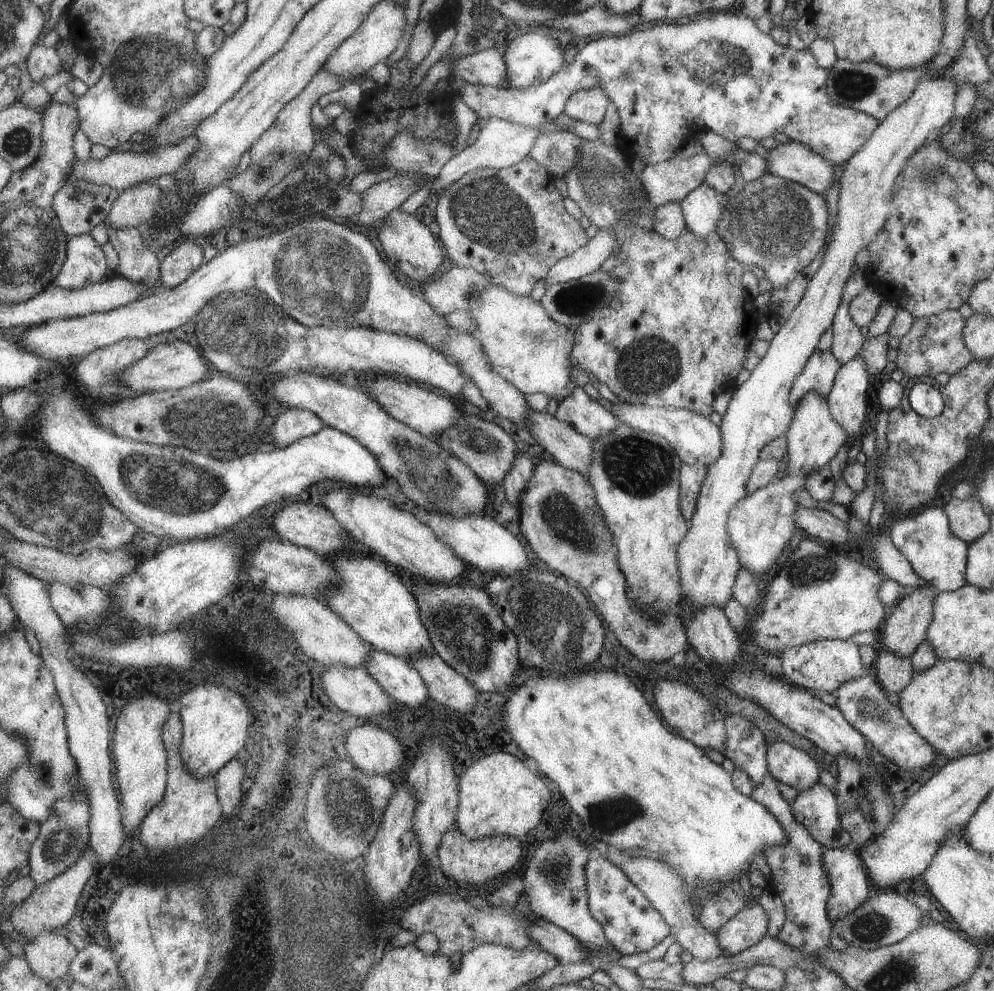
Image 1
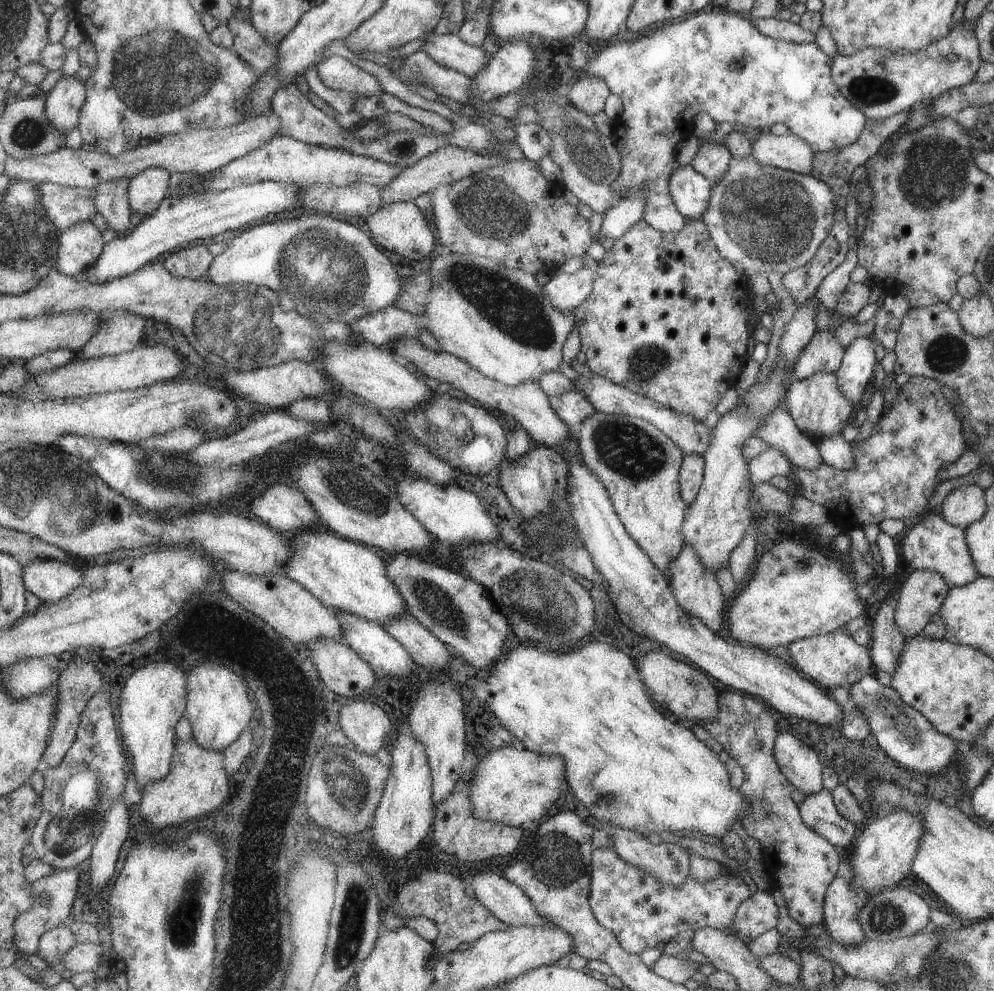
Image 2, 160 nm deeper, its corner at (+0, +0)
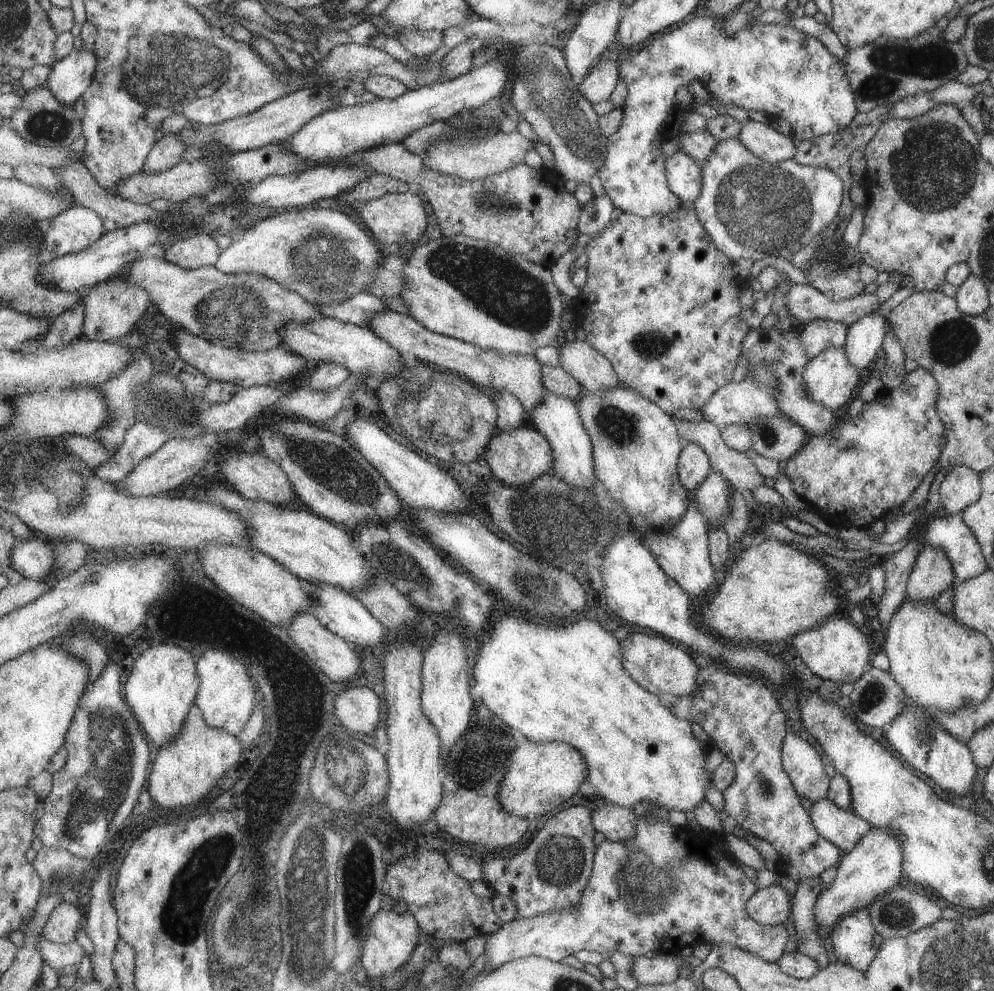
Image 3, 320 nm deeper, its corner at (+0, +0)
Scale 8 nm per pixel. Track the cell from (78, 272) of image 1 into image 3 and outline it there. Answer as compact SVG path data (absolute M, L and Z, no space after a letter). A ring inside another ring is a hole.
M71 205L50 220L44 246L58 257L83 251L106 233L102 216L83 205Z

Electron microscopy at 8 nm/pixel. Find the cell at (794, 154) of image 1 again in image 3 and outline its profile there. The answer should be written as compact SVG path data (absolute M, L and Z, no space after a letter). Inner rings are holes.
M747 119L740 124L736 137L750 152L769 164L791 159L796 150L795 141L775 131L771 125Z

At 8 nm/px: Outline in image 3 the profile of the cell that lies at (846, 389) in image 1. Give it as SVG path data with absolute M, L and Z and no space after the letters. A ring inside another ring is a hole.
M875 312L863 315L862 318L854 320L848 328L849 330L846 332L845 340L847 360L850 361L859 372L864 368L871 369L873 362L875 361L875 354L877 354L877 350L880 349L885 333L890 328L886 315Z

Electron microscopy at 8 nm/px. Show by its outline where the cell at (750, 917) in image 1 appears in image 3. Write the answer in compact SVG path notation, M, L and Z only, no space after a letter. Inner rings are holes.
M769 885L750 896L746 904L747 916L762 925L781 925L789 918L792 898L781 885Z

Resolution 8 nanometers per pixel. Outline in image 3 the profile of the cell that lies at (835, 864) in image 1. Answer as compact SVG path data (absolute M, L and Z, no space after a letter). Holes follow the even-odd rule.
M865 907L847 913L828 934L837 962L865 974L882 944L882 936L875 932Z

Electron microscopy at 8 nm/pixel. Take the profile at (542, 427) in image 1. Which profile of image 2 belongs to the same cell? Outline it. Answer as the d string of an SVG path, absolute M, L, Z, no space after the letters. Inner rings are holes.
M399 335L394 340L385 342L383 348L391 349L392 354L404 362L413 363L427 379L432 379L435 383L447 382L453 388L464 392L467 398L479 402L482 407L494 408L507 414L507 416L511 416L517 424L528 432L535 445L558 449L561 443L573 438L569 425L554 412L549 398L543 393L537 381L523 381L509 386L501 384L499 381L487 378L466 360L460 359L454 354L445 351L436 352L424 347L417 337Z

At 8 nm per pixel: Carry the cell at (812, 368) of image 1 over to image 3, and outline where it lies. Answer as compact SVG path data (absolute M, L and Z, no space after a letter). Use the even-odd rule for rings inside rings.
M813 319L805 323L800 336L808 360L828 348L843 347L848 330L845 323L829 319Z

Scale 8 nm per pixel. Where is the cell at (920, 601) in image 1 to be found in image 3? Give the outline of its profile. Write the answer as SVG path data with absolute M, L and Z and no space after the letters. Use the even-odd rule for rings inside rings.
M922 545L906 580L905 596L910 601L935 600L953 586L954 571L950 560L939 547Z

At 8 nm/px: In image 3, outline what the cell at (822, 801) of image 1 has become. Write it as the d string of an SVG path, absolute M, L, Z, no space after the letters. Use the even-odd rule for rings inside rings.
M827 797L815 801L810 810L811 824L819 836L831 841L841 852L849 852L863 834L871 828L870 824L852 811L839 808Z

